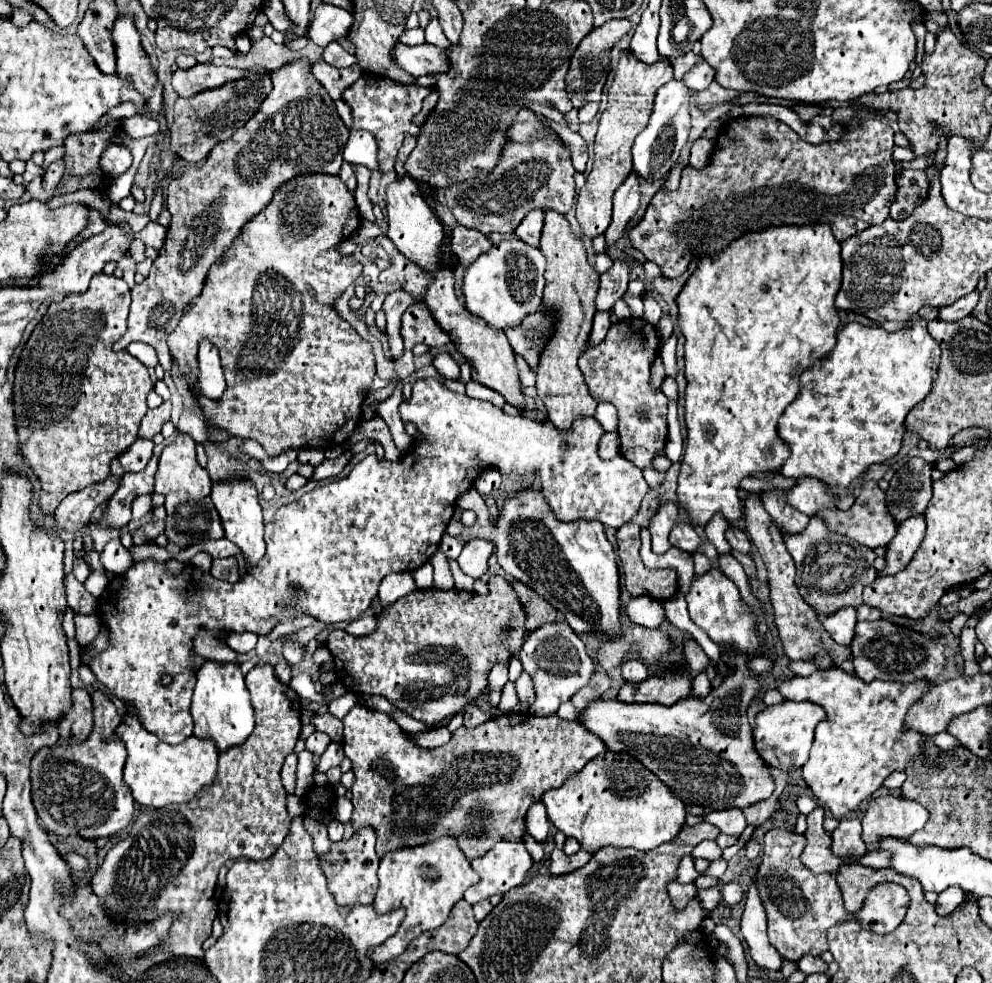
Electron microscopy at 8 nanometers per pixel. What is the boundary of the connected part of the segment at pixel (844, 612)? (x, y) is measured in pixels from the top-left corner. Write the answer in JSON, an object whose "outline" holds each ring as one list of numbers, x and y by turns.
{"outline":[[844,607,836,615,830,615,824,621,824,627,838,645,850,645,854,639,854,633,856,633,856,623,858,623,856,609]]}

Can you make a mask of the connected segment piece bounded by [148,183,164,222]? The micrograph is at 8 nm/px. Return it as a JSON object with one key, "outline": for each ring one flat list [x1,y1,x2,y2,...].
{"outline":[[159,183,152,200,148,216,151,221,158,222,159,214,163,206,164,198,162,194,162,183]]}

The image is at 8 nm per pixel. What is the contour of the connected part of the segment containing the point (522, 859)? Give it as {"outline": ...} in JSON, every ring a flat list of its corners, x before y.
{"outline":[[502,839,492,849,488,849,486,855,482,855,478,859,472,859,472,869,480,875,480,881,478,881,478,885,470,887,464,893,464,899,470,905,474,905,474,903,478,903,482,899,492,897,492,895,504,895,510,889,514,889,514,887,518,887,518,885,522,885,526,881,526,875,528,875,532,865,534,865,534,861,532,861,530,853,526,851,524,841,506,841,506,839]]}

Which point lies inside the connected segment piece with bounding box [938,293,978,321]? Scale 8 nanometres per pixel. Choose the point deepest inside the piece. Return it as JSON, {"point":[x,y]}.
{"point":[962,307]}

